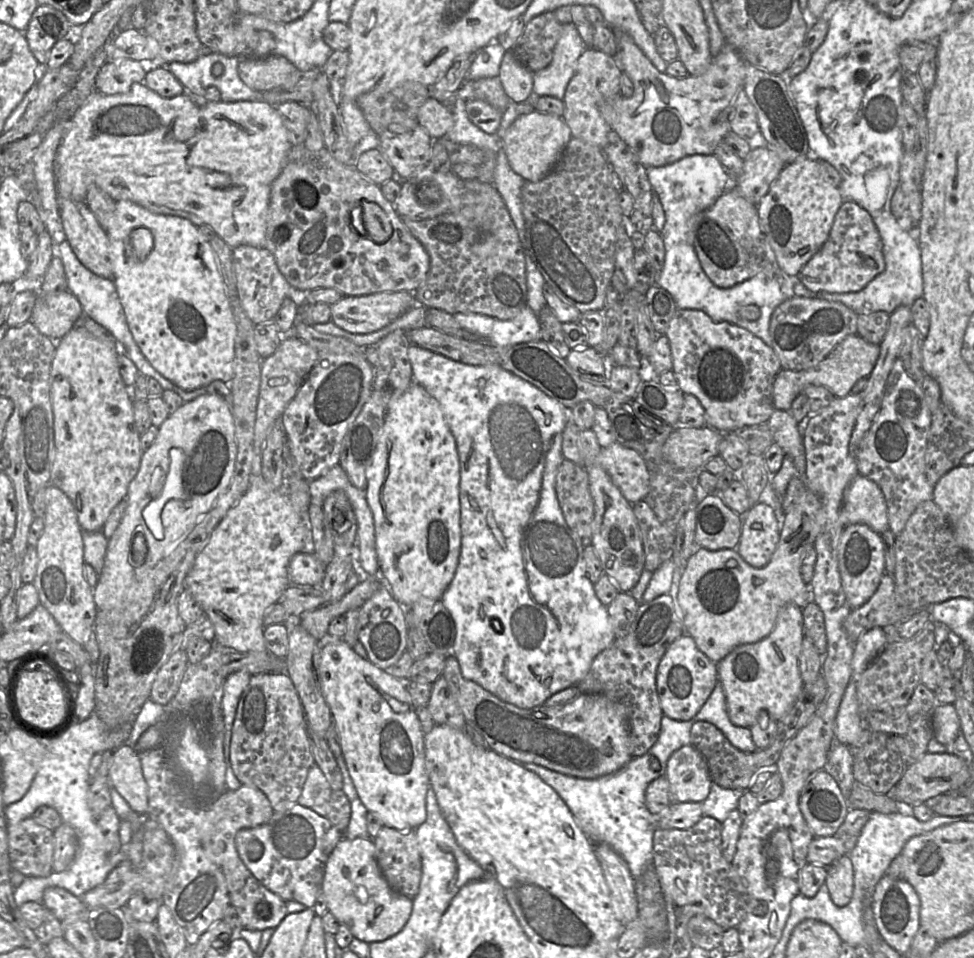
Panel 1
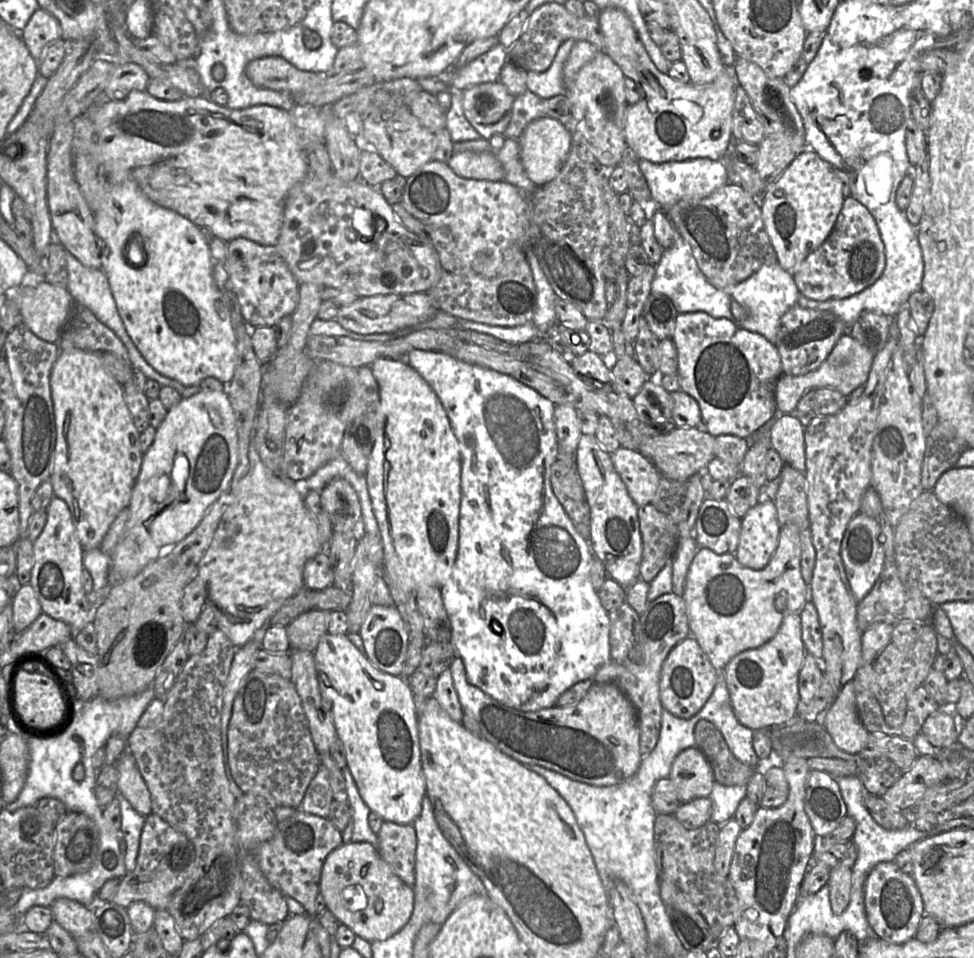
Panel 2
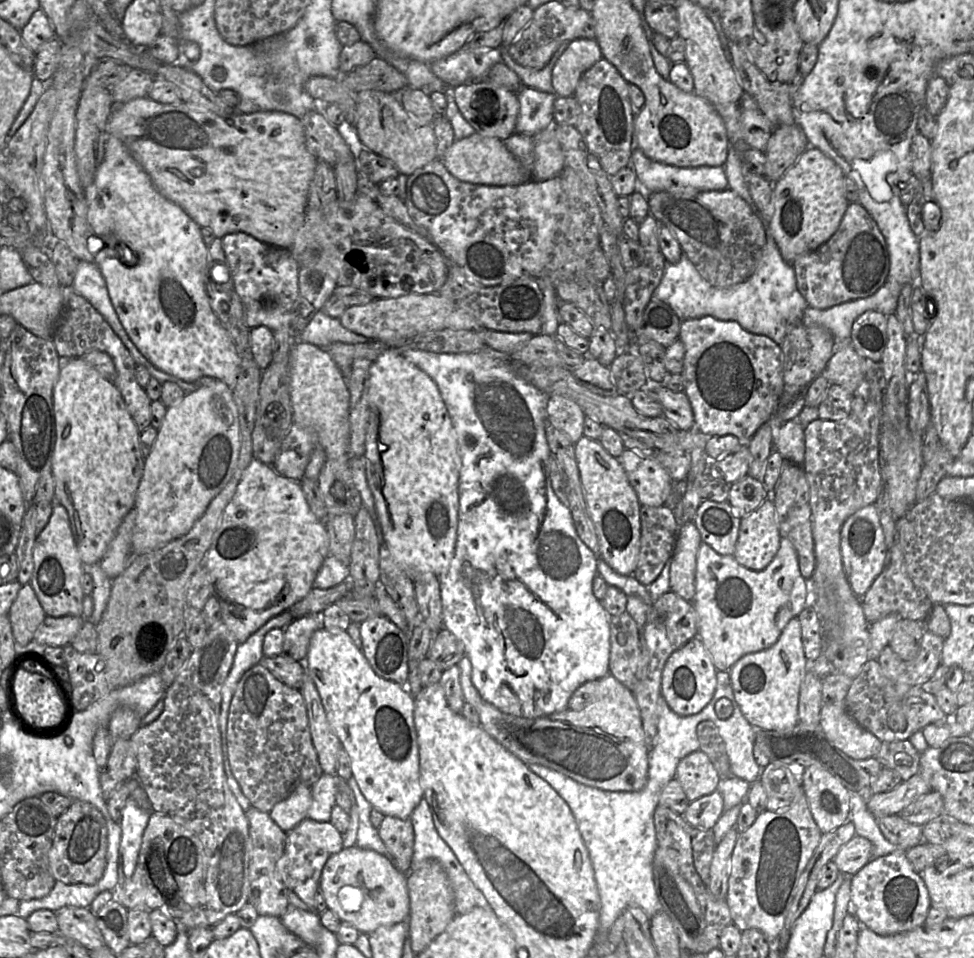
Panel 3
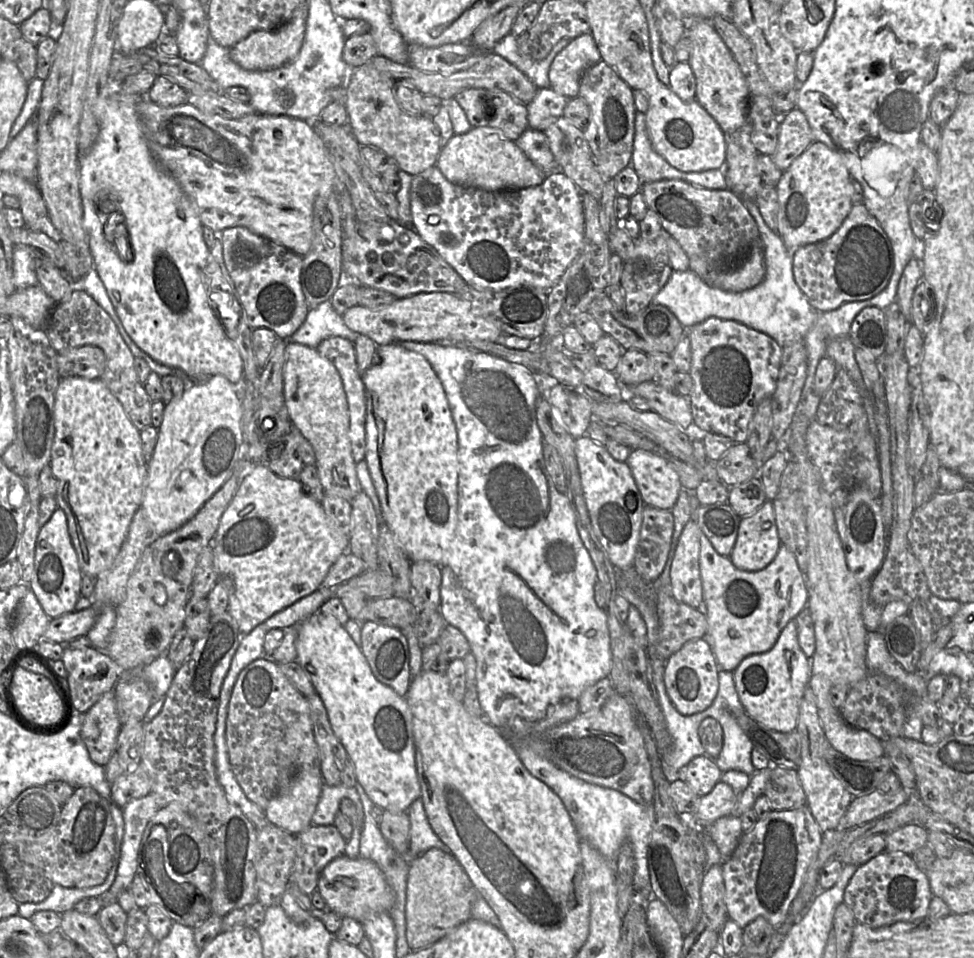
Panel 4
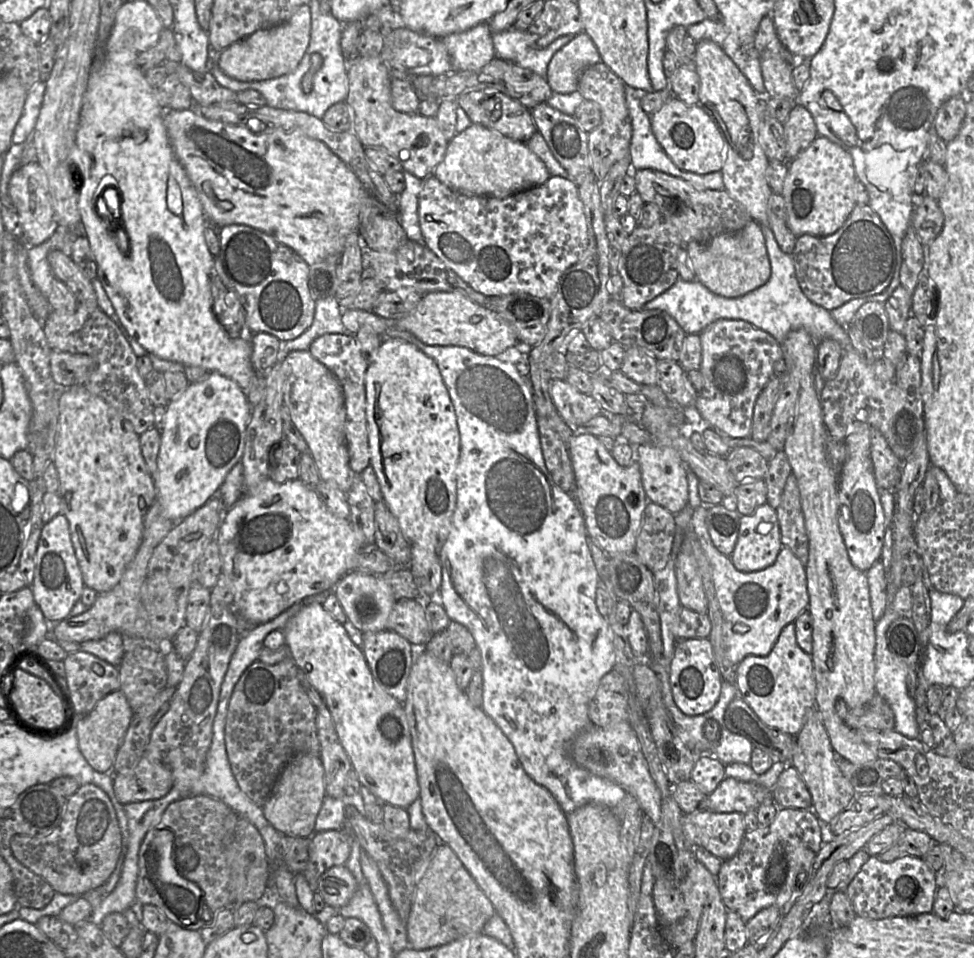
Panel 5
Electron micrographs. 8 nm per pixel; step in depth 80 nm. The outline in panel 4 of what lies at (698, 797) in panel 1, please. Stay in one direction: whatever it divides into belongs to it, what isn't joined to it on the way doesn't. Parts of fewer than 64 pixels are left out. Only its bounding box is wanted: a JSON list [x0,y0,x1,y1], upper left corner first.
[681,755,723,797]

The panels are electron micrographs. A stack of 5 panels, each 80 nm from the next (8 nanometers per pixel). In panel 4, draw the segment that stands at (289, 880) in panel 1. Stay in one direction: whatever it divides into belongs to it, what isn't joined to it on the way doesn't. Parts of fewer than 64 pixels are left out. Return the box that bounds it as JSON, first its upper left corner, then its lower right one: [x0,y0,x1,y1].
[290,824,347,896]

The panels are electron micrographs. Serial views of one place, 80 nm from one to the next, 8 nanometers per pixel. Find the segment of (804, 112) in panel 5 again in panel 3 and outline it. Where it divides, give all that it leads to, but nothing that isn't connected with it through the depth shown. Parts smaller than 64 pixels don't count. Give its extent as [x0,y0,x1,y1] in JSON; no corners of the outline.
[763,123,808,183]

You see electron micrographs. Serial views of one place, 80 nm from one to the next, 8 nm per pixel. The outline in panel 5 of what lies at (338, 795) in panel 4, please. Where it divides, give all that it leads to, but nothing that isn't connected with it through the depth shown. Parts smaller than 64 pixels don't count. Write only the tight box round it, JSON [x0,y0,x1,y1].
[314,792,365,832]

